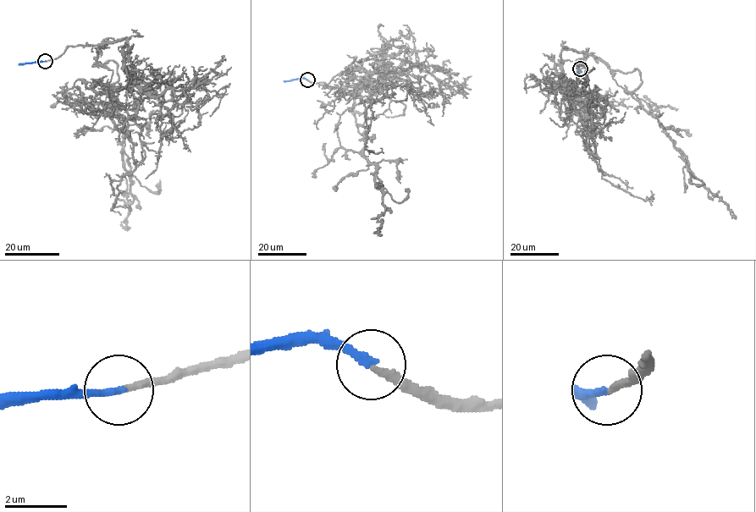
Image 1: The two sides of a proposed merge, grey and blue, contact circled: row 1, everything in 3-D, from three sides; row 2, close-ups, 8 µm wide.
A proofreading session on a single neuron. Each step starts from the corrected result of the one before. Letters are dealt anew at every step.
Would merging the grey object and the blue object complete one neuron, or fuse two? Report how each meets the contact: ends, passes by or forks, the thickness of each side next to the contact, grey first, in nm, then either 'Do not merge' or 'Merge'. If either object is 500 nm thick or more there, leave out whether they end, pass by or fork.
At the ring grey ends. At the ring blue ends. Thickness 220 nm (grey) against 260 nm. Merge

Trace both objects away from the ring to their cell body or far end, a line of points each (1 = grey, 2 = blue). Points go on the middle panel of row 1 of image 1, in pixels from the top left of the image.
1: (306, 80), (356, 85), (379, 61), (367, 78), (387, 96), (370, 108), (366, 148), (380, 148)
2: (306, 80), (296, 78), (284, 81)

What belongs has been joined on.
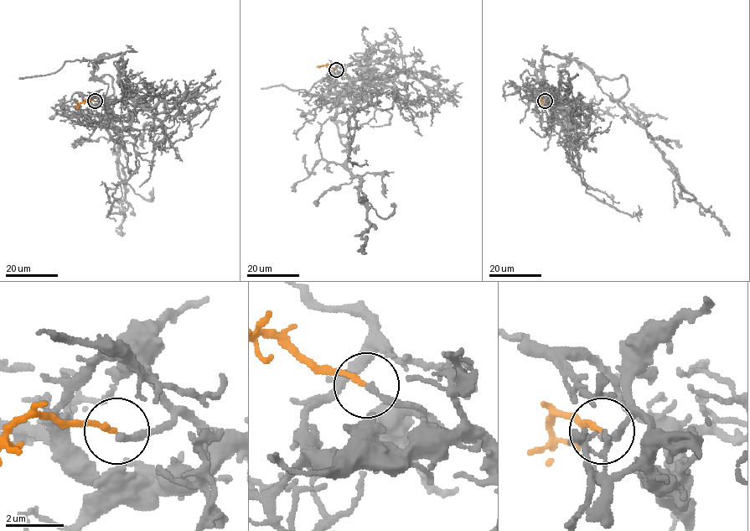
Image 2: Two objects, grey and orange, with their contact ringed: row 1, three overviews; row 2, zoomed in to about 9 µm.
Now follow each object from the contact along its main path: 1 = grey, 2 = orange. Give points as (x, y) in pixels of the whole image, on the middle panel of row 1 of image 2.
1: (336, 70), (362, 79), (365, 70), (335, 115), (350, 122), (346, 169), (366, 200), (361, 252)
2: (336, 70), (327, 65), (317, 67)

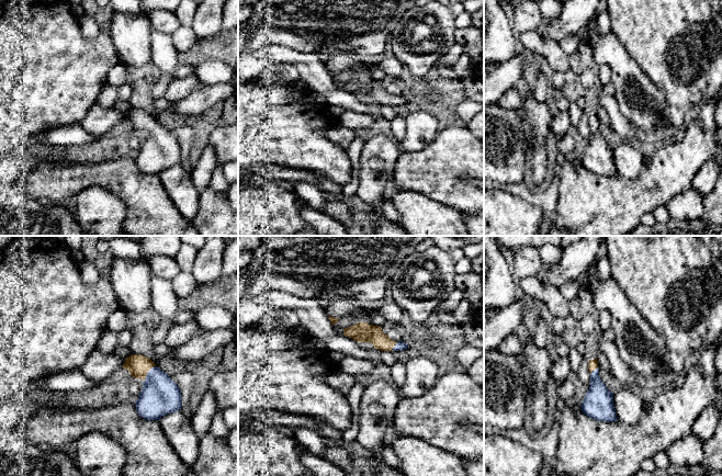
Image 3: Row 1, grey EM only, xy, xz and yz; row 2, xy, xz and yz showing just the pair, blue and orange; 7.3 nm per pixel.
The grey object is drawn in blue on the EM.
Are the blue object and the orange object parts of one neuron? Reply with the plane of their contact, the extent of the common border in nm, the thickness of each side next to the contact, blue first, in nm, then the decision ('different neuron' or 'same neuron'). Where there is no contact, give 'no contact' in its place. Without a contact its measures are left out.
xy | 150 nm | 280/160 nm | same neuron

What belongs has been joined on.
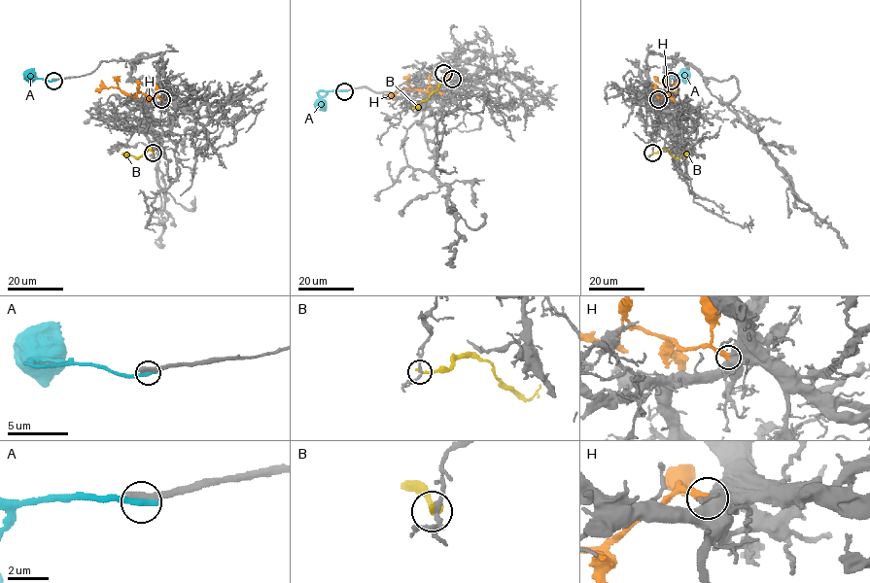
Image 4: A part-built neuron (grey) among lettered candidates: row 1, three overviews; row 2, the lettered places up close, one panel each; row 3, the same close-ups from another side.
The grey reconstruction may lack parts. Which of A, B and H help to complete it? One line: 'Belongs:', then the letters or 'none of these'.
Belongs: none of these

